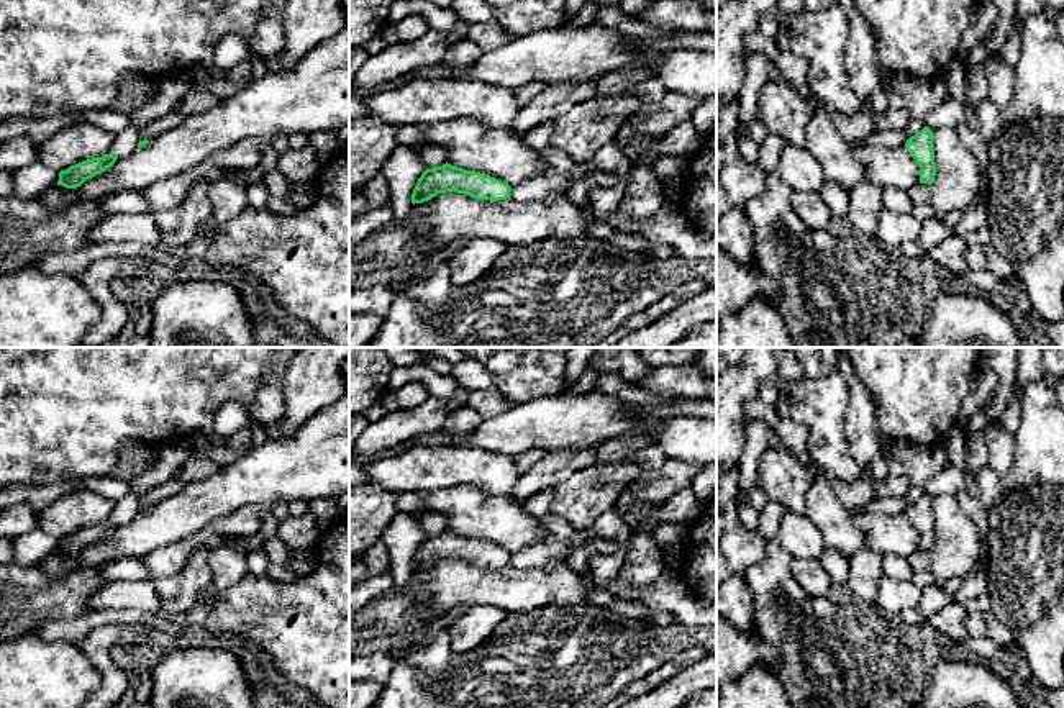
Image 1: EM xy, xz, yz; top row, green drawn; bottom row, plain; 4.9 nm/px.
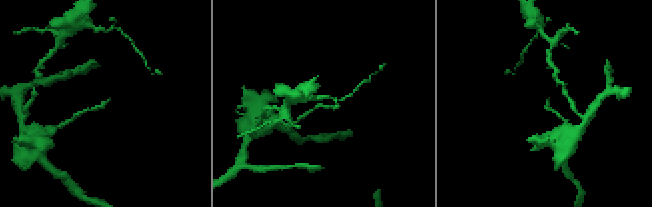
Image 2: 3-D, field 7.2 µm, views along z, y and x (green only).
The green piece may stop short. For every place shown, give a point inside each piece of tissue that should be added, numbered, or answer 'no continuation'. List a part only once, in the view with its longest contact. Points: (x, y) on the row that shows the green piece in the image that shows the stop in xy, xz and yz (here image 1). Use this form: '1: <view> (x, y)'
no continuation

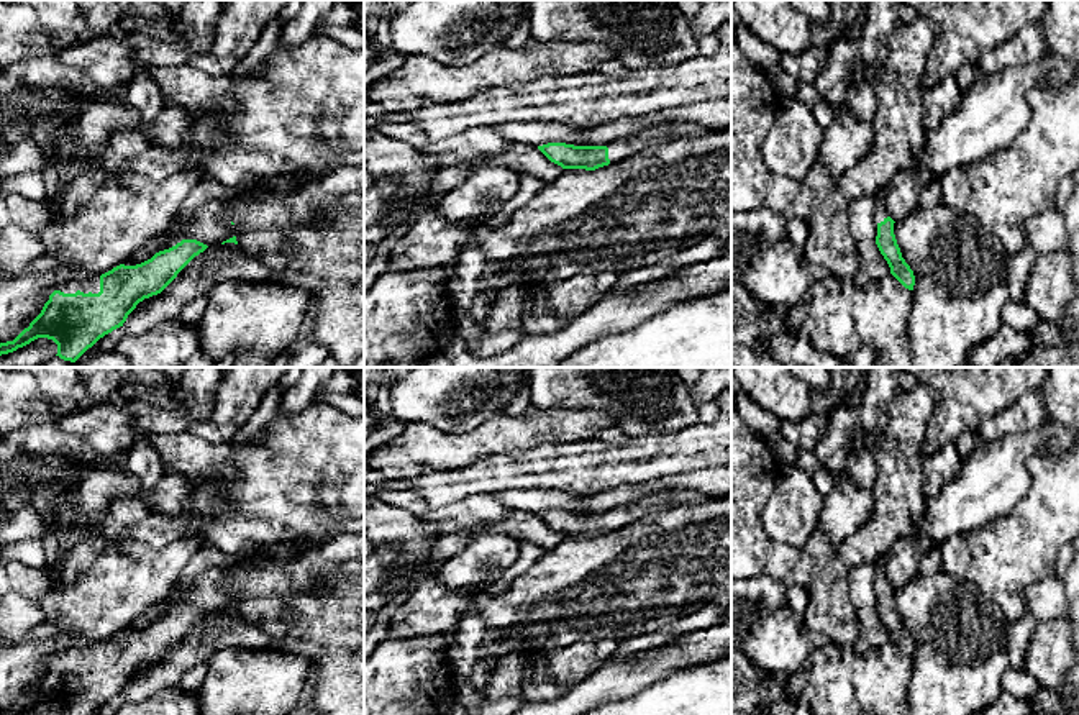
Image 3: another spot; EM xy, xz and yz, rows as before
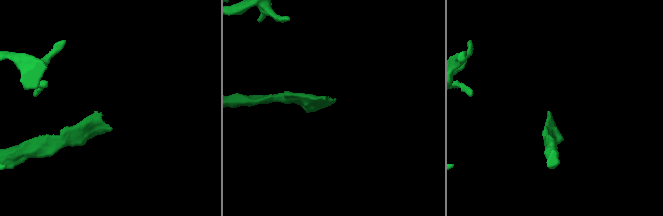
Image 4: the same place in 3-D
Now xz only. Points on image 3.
1: xz (628, 146)

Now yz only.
1: yz (881, 212)

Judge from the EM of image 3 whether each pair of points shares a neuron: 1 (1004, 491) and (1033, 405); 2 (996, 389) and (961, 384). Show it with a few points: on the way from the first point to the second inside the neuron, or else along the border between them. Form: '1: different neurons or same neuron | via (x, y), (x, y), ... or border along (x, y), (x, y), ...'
1: different neurons | border along (1048, 420), (1033, 428), (986, 441)
2: same neuron | via (987, 384), (969, 384)

